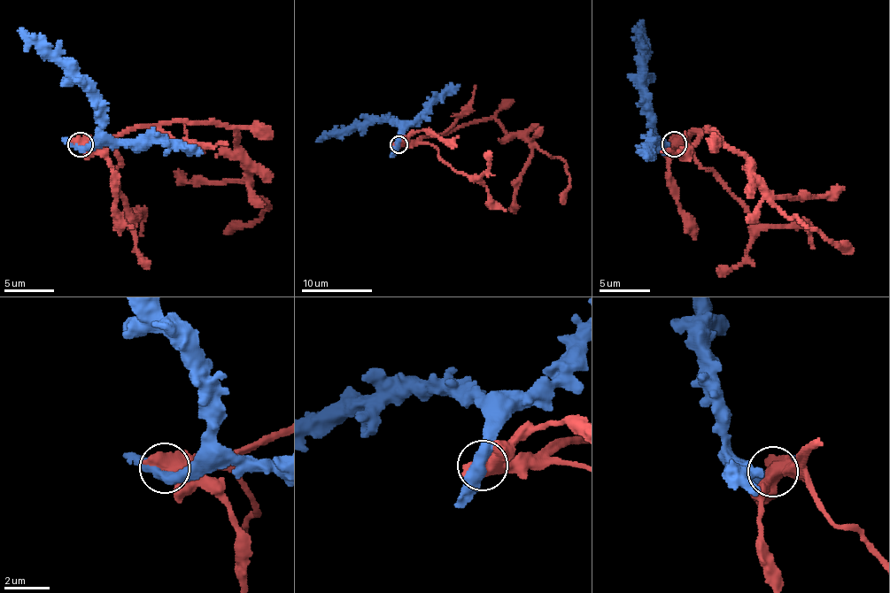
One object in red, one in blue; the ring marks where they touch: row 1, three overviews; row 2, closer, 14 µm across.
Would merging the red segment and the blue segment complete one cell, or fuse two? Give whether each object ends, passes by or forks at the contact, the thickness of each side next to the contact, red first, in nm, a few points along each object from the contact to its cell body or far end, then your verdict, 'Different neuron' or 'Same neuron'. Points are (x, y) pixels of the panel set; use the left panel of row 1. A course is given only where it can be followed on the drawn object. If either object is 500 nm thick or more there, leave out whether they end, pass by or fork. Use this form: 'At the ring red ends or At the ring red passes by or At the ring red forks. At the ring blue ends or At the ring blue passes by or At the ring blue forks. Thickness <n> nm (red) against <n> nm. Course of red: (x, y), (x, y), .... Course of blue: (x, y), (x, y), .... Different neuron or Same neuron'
Thickness 900 nm (red) against 480 nm. Course of red: (80, 143), (173, 121), (233, 128), (247, 183), (268, 208), (225, 234). Course of blue: (80, 146), (85, 147), (96, 134), (100, 105), (68, 68), (19, 28). Different neuron

